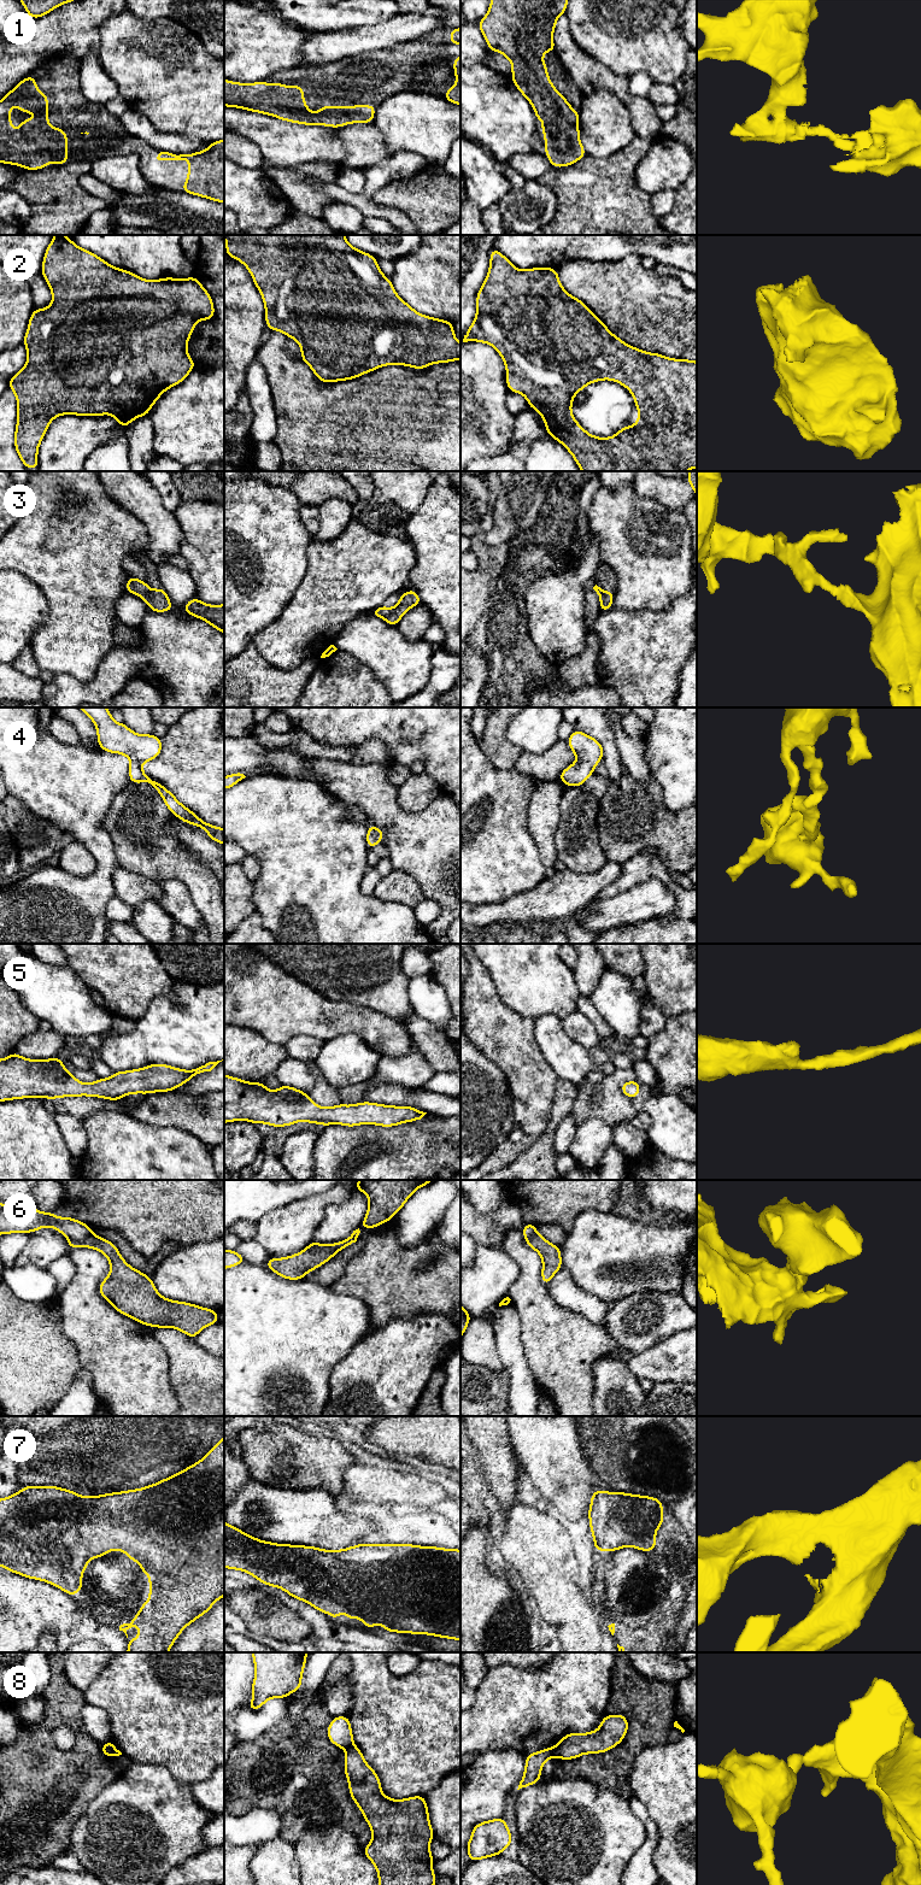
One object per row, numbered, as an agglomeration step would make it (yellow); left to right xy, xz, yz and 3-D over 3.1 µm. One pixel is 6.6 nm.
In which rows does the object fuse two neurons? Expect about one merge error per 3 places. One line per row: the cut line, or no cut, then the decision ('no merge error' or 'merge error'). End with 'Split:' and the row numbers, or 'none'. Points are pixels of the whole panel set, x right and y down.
1: cut none; no merge error
2: cut none; no merge error
3: cut xy (152, 591), (151, 598), (147, 602); merge error
4: cut none; no merge error
5: cut none; no merge error
6: cut xy (92, 1233), (80, 1240), (69, 1239); merge error
7: cut none; no merge error
8: cut yz (555, 1748), (556, 1755); merge error
Split: 3, 6, 8

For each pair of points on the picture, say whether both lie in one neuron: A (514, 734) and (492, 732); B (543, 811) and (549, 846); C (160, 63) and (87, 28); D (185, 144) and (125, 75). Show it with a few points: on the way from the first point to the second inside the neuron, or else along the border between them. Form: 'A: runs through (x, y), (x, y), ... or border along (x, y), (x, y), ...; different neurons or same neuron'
A: border along (510, 720), (505, 737), (522, 751); different neurons
B: runs through (543, 820), (545, 838); same neuron
C: border along (119, 13), (110, 17), (100, 27), (97, 52); different neurons
D: border along (151, 124), (162, 131), (195, 138), (205, 142); different neurons

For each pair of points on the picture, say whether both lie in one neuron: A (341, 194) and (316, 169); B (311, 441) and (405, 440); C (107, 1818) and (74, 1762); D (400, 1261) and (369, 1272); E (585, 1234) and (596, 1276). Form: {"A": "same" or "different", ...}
{"A": "different", "B": "same", "C": "different", "D": "same", "E": "same"}

